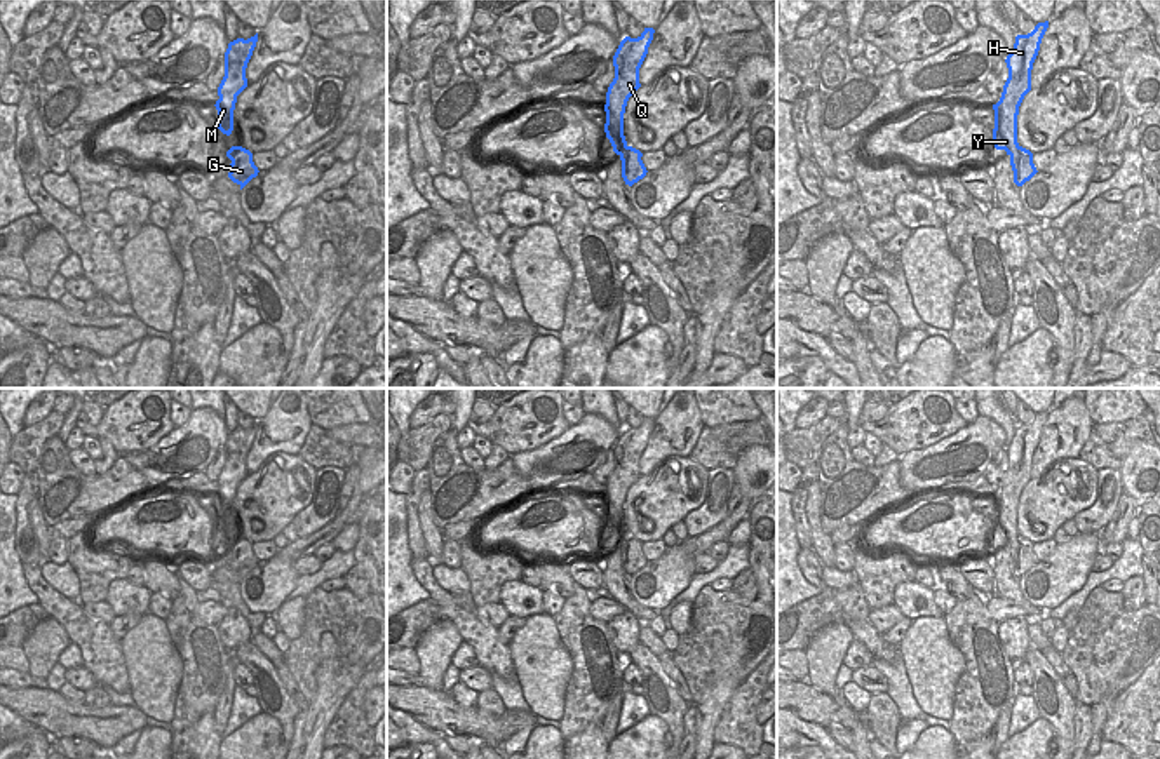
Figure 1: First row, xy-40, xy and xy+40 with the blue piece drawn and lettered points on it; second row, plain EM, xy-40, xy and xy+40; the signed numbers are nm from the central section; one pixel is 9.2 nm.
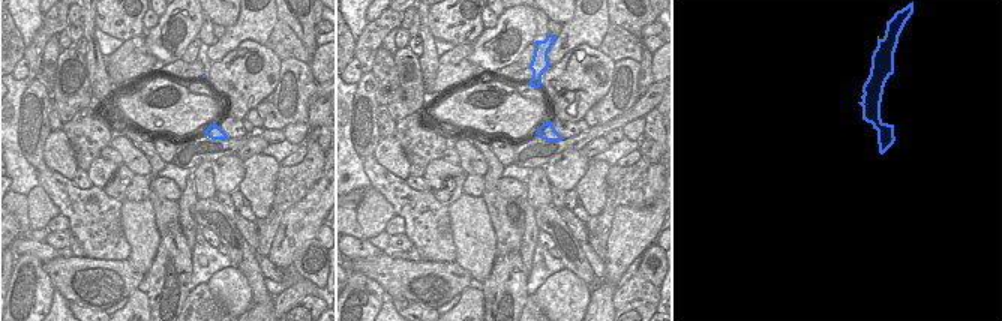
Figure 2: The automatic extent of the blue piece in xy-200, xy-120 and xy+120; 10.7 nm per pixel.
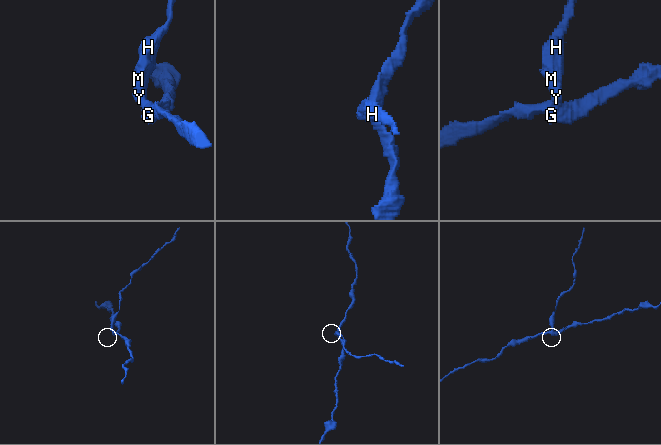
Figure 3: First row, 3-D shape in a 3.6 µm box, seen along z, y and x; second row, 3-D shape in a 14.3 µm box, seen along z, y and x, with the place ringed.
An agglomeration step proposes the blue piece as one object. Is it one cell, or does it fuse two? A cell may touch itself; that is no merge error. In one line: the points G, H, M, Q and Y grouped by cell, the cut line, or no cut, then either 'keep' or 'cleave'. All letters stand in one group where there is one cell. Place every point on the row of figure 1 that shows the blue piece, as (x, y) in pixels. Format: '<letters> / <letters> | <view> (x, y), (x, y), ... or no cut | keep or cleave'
G / H M Q Y | xy+40 (1019, 147), (1019, 162), (1014, 171) | cleave

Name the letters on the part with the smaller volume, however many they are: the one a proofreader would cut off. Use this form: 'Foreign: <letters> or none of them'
Foreign: H, M, Q, Y

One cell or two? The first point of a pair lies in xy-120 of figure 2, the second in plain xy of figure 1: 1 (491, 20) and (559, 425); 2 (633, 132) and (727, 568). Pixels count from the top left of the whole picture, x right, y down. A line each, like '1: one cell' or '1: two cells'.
1: two cells
2: two cells

